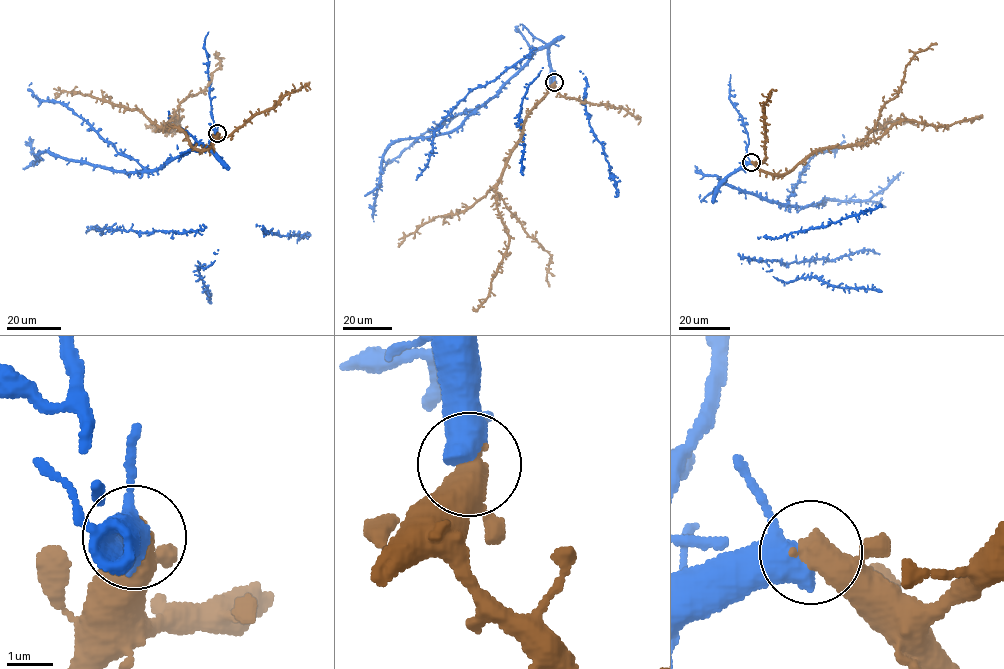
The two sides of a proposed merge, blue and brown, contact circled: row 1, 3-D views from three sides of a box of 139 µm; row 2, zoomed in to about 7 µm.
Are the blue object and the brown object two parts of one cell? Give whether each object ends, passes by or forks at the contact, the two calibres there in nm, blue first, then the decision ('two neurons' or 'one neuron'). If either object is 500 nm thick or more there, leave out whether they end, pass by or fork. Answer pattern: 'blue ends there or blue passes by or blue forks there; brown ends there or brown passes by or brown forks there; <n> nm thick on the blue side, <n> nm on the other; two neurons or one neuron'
460 nm thick on the blue side, 600 nm on the other; one neuron

